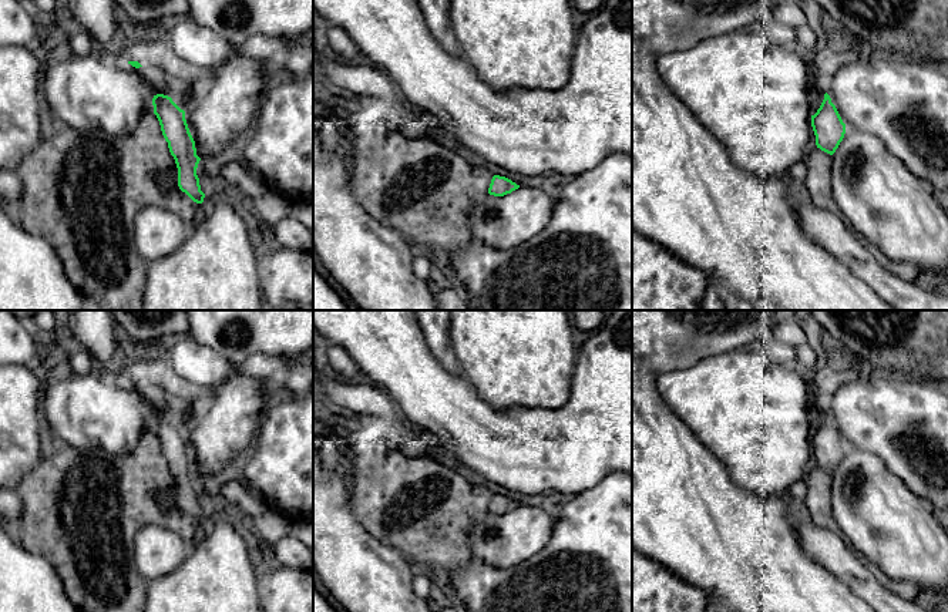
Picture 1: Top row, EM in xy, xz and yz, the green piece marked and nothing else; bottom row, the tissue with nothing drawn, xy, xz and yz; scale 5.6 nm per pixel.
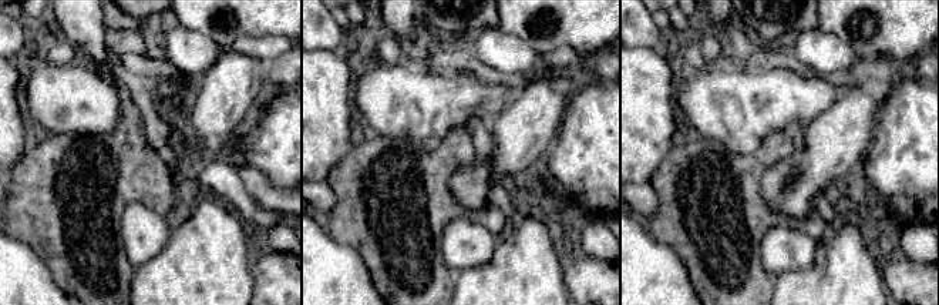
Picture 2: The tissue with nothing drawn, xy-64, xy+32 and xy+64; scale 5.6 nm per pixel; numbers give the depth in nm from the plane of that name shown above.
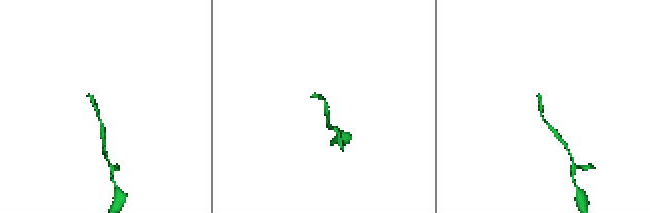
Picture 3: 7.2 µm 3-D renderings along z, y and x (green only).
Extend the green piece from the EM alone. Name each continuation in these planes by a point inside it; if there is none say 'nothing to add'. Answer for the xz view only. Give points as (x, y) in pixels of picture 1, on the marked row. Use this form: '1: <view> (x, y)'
nothing to add

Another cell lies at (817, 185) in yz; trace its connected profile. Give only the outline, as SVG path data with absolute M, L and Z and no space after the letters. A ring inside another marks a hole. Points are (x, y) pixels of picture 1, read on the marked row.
M816 147L807 161L807 176L800 186L810 201L836 215L841 215L831 192L831 165L833 155Z

